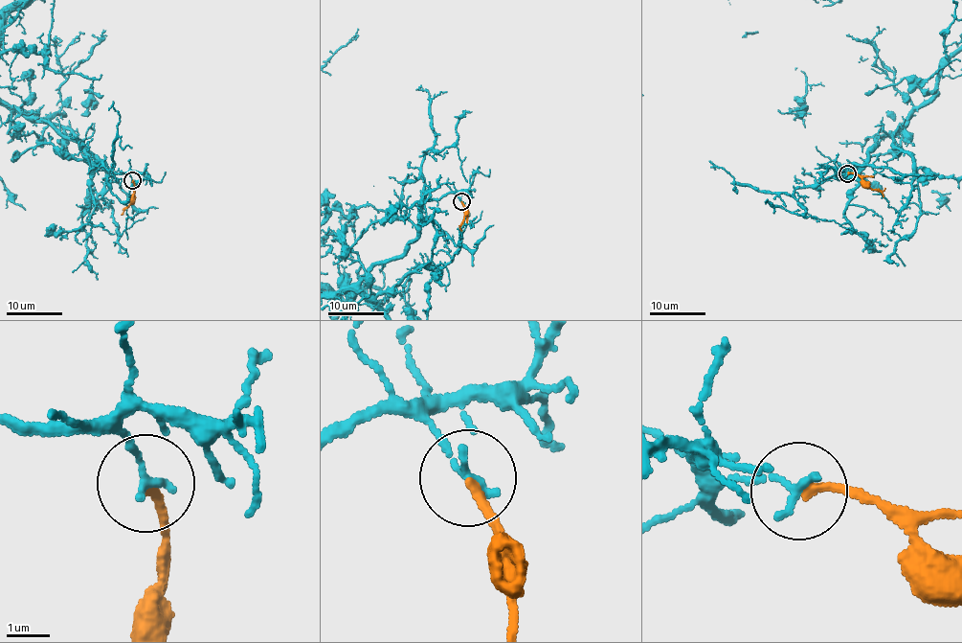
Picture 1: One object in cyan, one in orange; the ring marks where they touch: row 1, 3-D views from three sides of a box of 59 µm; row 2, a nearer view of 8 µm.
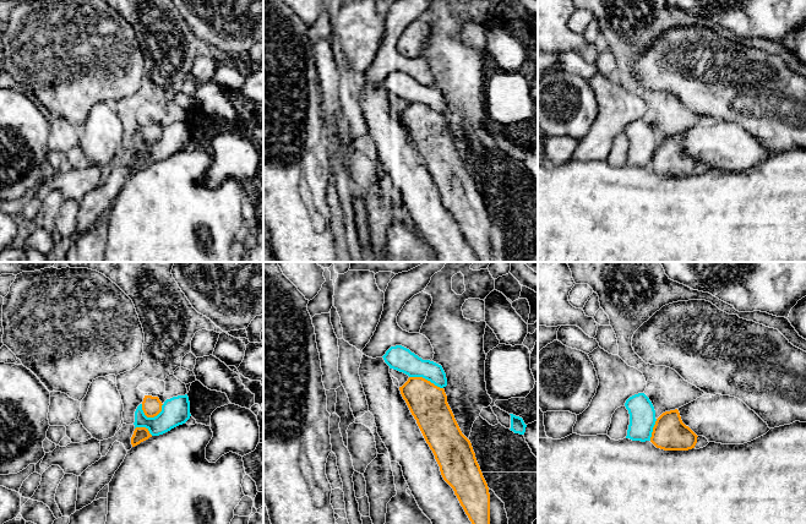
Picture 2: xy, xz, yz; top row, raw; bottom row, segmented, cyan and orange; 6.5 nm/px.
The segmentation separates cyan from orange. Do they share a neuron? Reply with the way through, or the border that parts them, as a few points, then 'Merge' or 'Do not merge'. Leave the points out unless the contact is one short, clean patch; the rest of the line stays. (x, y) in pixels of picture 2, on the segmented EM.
Boundary: xy (163, 404), (162, 409), (153, 416), (147, 416), (141, 409). Do not merge

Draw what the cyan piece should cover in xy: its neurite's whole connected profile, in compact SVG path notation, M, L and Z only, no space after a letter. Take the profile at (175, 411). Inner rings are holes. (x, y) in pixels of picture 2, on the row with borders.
M187 394L167 399L162 411L154 417L147 417L140 404L135 411L135 429L146 427L152 436L163 435L185 424L190 419L190 402Z

